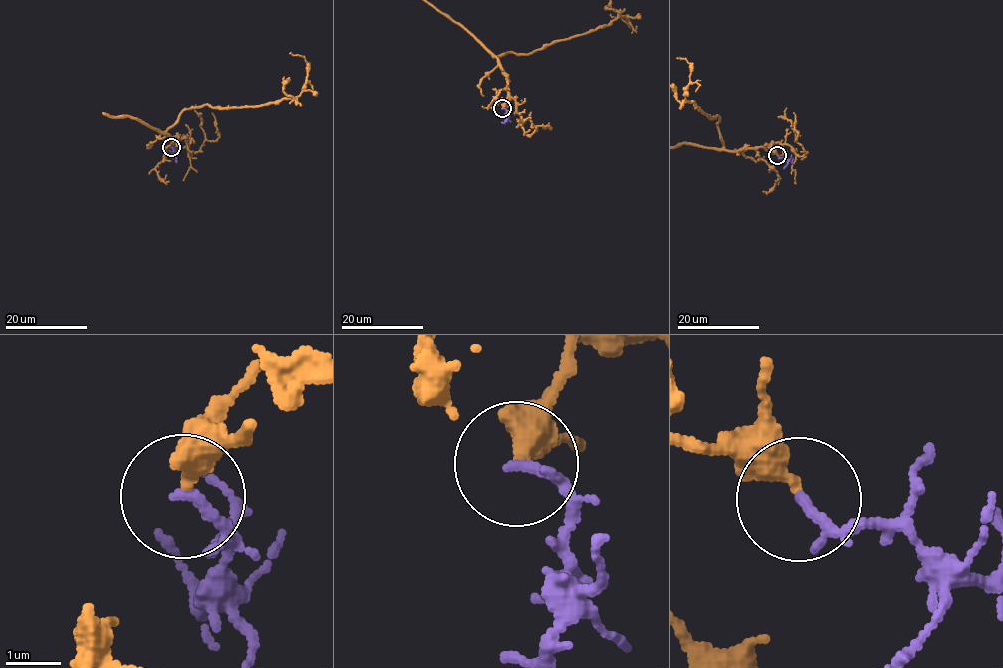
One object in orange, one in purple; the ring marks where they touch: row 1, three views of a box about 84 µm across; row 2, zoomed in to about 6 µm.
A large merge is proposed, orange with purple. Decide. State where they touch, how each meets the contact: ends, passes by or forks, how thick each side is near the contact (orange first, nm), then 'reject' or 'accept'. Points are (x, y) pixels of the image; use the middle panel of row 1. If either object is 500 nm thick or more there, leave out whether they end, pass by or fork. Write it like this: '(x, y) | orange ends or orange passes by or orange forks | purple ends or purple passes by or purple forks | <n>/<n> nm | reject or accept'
(502, 108) | orange ends | purple ends | 380/200 nm | accept

